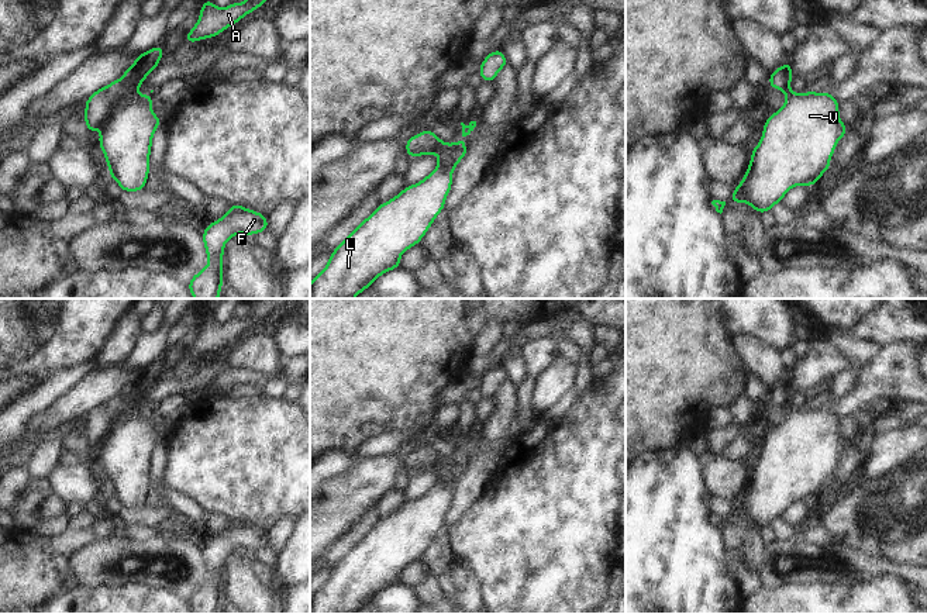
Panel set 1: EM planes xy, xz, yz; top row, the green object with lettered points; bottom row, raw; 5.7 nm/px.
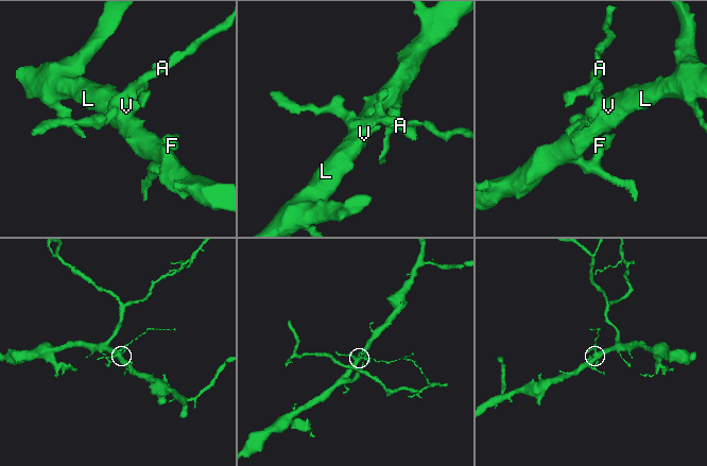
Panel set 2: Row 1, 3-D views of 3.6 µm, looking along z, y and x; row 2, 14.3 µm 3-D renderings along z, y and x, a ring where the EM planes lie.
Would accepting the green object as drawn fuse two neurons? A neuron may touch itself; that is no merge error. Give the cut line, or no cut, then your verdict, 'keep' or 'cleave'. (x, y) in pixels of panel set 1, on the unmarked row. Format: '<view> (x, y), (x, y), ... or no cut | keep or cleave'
xy (135, 409), (123, 414), (100, 441) | cleave

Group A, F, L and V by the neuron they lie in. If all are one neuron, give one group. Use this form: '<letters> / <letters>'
A / F L V

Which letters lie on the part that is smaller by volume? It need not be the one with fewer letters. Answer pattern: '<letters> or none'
A

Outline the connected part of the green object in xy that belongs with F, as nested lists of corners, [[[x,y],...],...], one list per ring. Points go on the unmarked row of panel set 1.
[[[230,520],[224,532],[203,544],[203,559],[209,580],[190,594],[187,600],[190,610],[194,614],[218,614],[223,603],[225,558],[235,549],[255,551],[262,546],[268,546],[266,531],[239,520]]]

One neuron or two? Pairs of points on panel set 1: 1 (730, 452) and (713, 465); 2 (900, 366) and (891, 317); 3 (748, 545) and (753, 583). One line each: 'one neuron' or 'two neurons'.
1: two neurons
2: two neurons
3: one neuron

